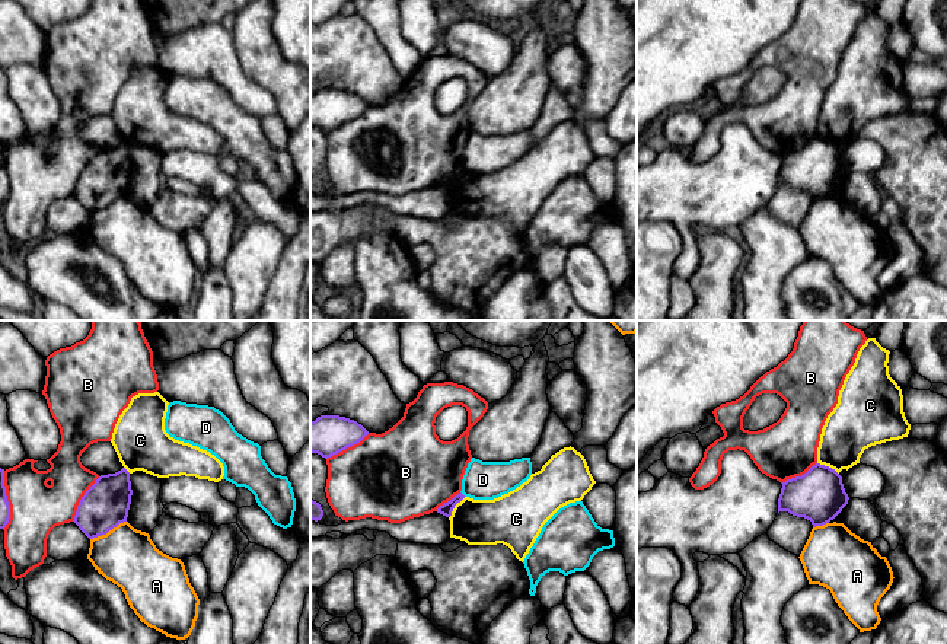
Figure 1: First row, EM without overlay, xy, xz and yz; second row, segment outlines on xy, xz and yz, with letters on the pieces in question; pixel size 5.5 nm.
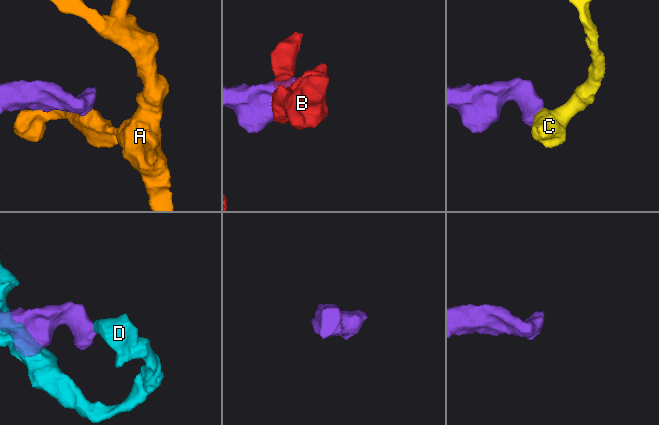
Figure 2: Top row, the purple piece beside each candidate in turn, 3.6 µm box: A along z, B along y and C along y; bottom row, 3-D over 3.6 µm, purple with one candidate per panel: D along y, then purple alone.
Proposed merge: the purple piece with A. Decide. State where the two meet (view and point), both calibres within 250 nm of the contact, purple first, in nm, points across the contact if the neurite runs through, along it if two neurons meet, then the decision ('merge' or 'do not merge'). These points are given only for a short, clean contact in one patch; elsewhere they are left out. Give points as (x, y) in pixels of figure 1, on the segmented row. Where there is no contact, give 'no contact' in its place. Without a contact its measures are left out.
xy (108, 531) | 260/320 nm | do not merge

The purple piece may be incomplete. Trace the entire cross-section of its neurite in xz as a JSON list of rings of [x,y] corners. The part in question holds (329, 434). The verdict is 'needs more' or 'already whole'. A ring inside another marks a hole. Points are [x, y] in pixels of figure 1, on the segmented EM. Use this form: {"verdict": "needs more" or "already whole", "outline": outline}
{"verdict": "already whole", "outline": [[[321,415],[310,423],[310,452],[328,459],[360,443],[369,431],[354,420]]]}

